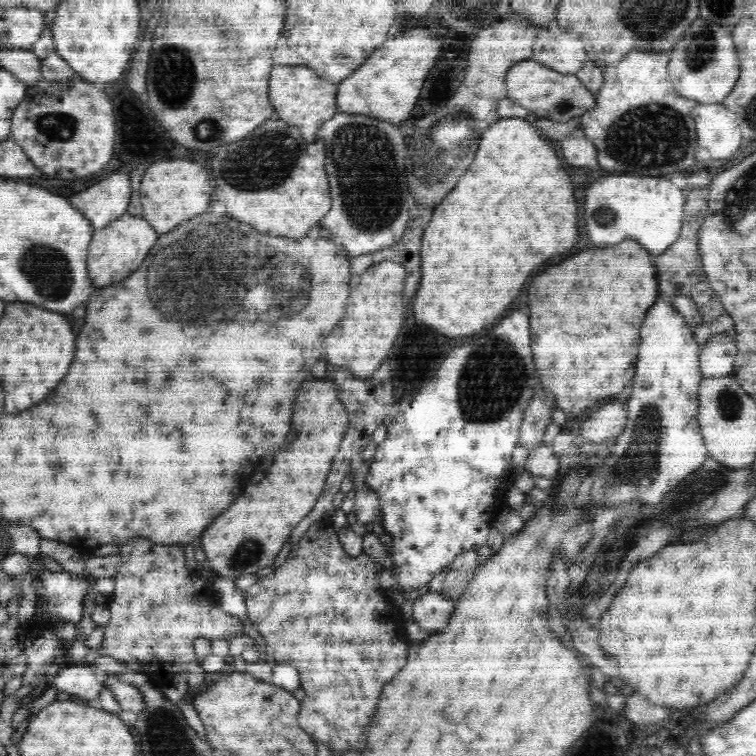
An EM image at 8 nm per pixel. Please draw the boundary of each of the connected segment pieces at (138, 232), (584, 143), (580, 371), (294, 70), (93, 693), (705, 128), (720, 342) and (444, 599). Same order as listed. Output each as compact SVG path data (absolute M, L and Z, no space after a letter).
M123 215L110 222L103 230L95 230L89 247L86 265L89 268L90 281L95 288L114 286L114 282L128 279L143 264L150 248L160 235L154 231L143 216Z
M580 127L561 140L560 150L564 160L572 166L590 166L597 158L597 148Z
M626 240L612 248L580 252L532 280L532 304L528 304L528 308L538 384L554 394L558 408L578 416L596 402L618 396L632 382L638 358L640 324L660 294L656 270L657 266L650 264L650 254L638 242Z
M274 66L270 76L270 102L278 116L292 126L298 126L306 142L314 142L320 126L338 113L336 106L337 85L320 78L308 66Z
M86 664L64 665L54 676L53 685L58 692L66 692L80 699L97 702L100 693L106 687L96 675L97 671Z
M697 104L692 114L698 144L708 150L712 158L728 158L740 148L742 134L736 116L723 104Z
M721 334L712 335L698 356L703 378L732 376L736 354L735 338L727 338Z
M428 591L412 601L412 620L428 634L444 630L454 612L458 597L450 598L439 592Z

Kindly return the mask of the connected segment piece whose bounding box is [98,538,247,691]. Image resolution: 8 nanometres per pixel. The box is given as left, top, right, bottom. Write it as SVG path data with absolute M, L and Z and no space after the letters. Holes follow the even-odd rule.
M134 538L120 546L122 564L114 576L114 594L107 605L111 617L105 626L102 646L98 649L102 656L112 656L130 665L190 664L186 671L168 674L168 680L181 674L188 679L189 689L198 691L205 684L207 672L196 659L194 640L207 638L230 641L247 633L238 617L220 608L211 580L203 577L200 571L188 570L184 550L185 545L158 545L146 538ZM174 622L194 624L174 626Z

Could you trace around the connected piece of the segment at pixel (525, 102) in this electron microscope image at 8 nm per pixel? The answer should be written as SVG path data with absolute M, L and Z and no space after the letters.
M528 59L512 66L506 73L507 98L520 103L537 117L547 118L554 122L568 122L572 118L580 120L586 110L595 106L595 97L583 86L576 75L560 72Z

